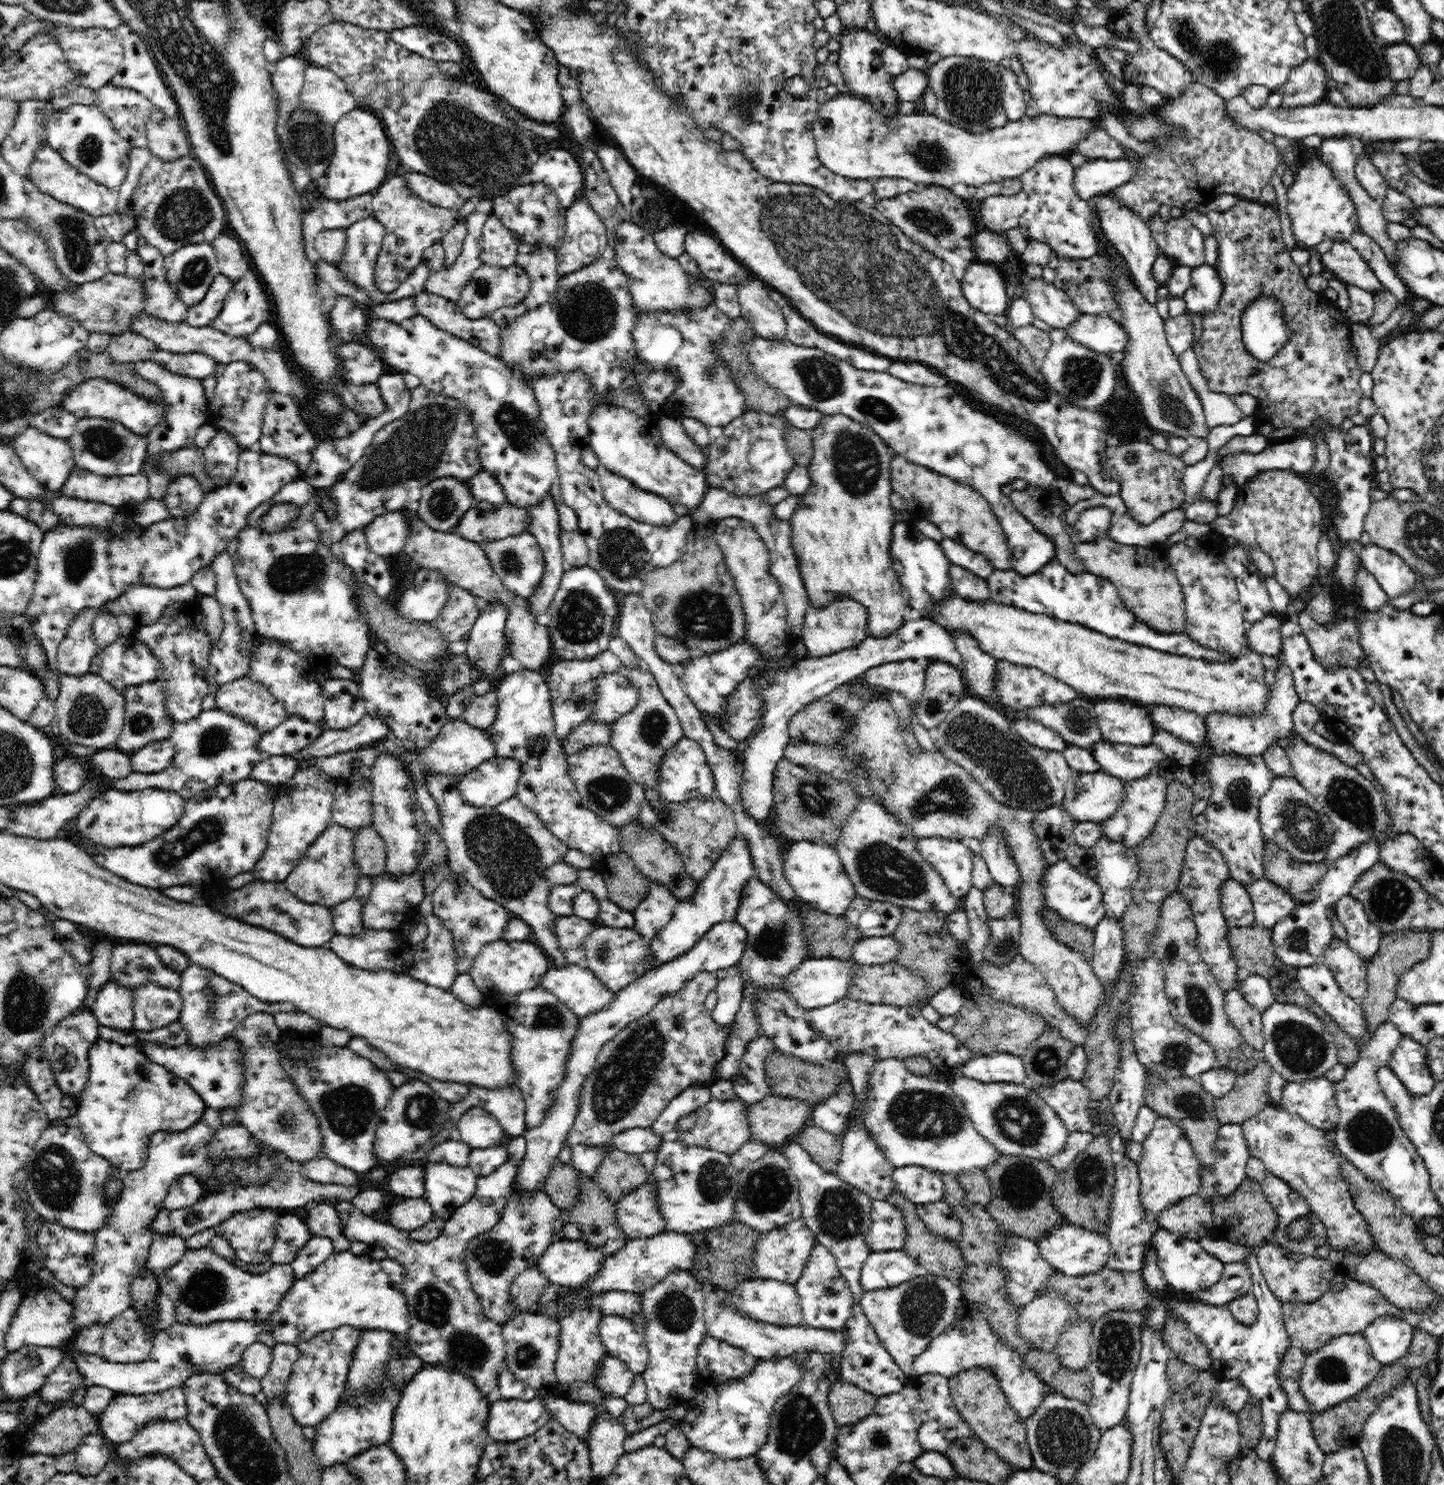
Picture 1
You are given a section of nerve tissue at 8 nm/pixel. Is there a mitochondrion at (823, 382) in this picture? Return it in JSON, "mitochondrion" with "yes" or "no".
{"mitochondrion":"yes"}

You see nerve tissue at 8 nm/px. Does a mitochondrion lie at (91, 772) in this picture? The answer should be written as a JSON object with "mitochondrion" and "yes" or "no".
{"mitochondrion":"no"}

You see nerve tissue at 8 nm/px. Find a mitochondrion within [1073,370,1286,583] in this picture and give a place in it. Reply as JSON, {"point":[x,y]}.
{"point":[1174,410]}

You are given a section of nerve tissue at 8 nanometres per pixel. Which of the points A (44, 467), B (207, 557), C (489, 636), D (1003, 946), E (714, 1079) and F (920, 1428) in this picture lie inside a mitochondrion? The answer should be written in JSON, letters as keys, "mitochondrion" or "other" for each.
{"A":"other","B":"other","C":"other","D":"mitochondrion","E":"other","F":"other"}

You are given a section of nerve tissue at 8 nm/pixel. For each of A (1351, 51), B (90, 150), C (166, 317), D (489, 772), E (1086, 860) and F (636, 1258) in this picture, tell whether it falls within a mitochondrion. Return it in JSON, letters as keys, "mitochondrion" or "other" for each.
{"A":"mitochondrion","B":"mitochondrion","C":"other","D":"other","E":"other","F":"other"}

